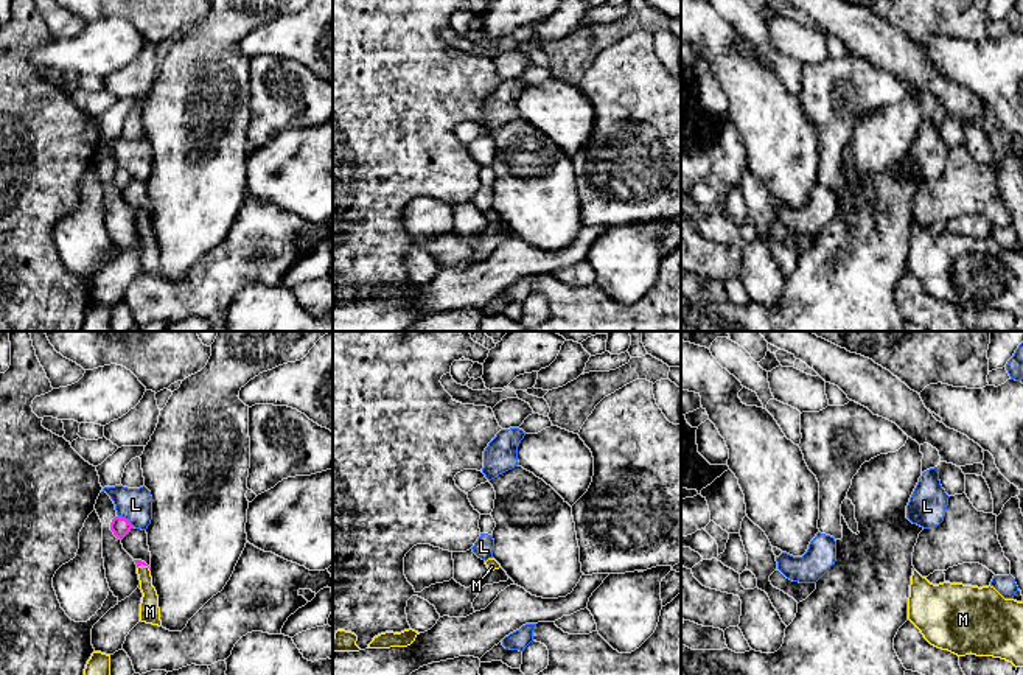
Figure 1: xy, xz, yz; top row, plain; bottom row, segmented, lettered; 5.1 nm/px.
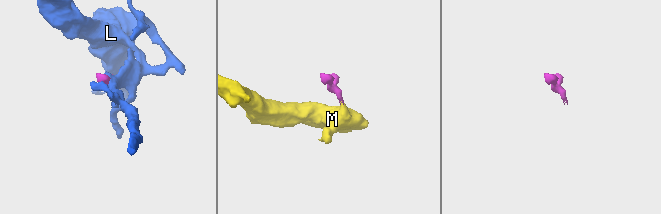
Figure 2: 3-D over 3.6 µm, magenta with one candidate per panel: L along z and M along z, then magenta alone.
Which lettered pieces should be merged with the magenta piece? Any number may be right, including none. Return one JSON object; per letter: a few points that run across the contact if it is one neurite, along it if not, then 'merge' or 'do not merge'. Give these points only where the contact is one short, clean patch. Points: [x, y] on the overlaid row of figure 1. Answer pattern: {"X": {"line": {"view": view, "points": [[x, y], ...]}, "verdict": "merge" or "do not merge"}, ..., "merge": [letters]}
{"L": {"verdict": "do not merge"}, "M": {"line": {"view": "xy", "points": [[137, 562], [145, 565], [150, 612]]}, "verdict": "merge"}, "merge": ["M"]}

